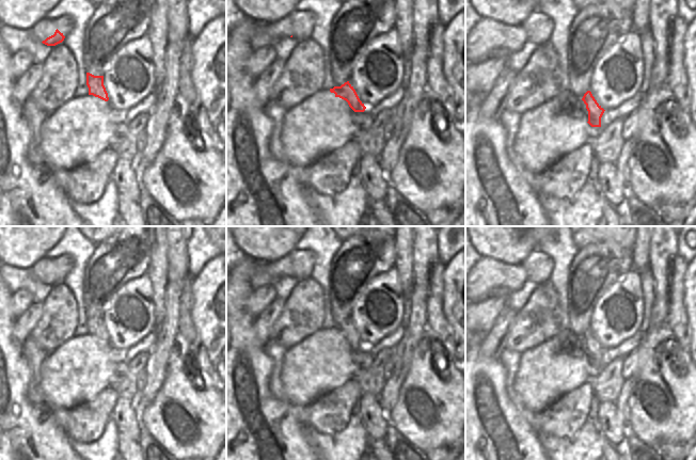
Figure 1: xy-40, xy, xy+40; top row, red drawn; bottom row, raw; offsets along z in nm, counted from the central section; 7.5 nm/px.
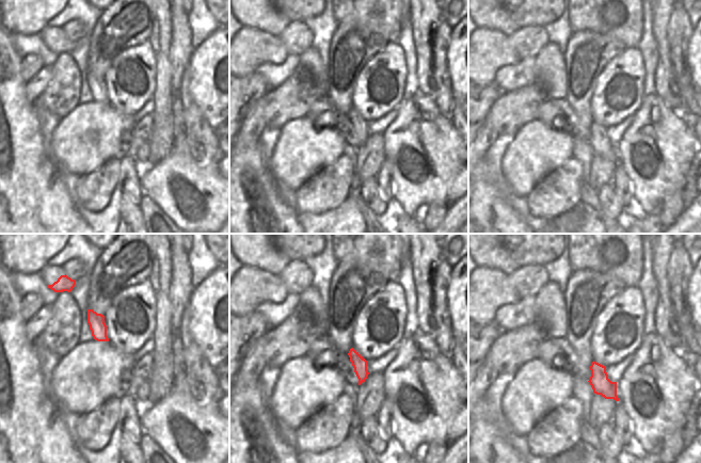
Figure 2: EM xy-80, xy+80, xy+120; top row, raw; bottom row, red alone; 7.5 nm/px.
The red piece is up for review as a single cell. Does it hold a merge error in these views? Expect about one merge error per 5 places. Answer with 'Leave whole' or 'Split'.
Leave whole

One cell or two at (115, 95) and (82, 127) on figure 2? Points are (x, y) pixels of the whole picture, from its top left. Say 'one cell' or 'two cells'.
two cells

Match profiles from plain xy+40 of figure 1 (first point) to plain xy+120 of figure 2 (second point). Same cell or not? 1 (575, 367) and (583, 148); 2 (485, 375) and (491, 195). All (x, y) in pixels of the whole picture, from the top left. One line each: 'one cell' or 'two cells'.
1: two cells
2: one cell

